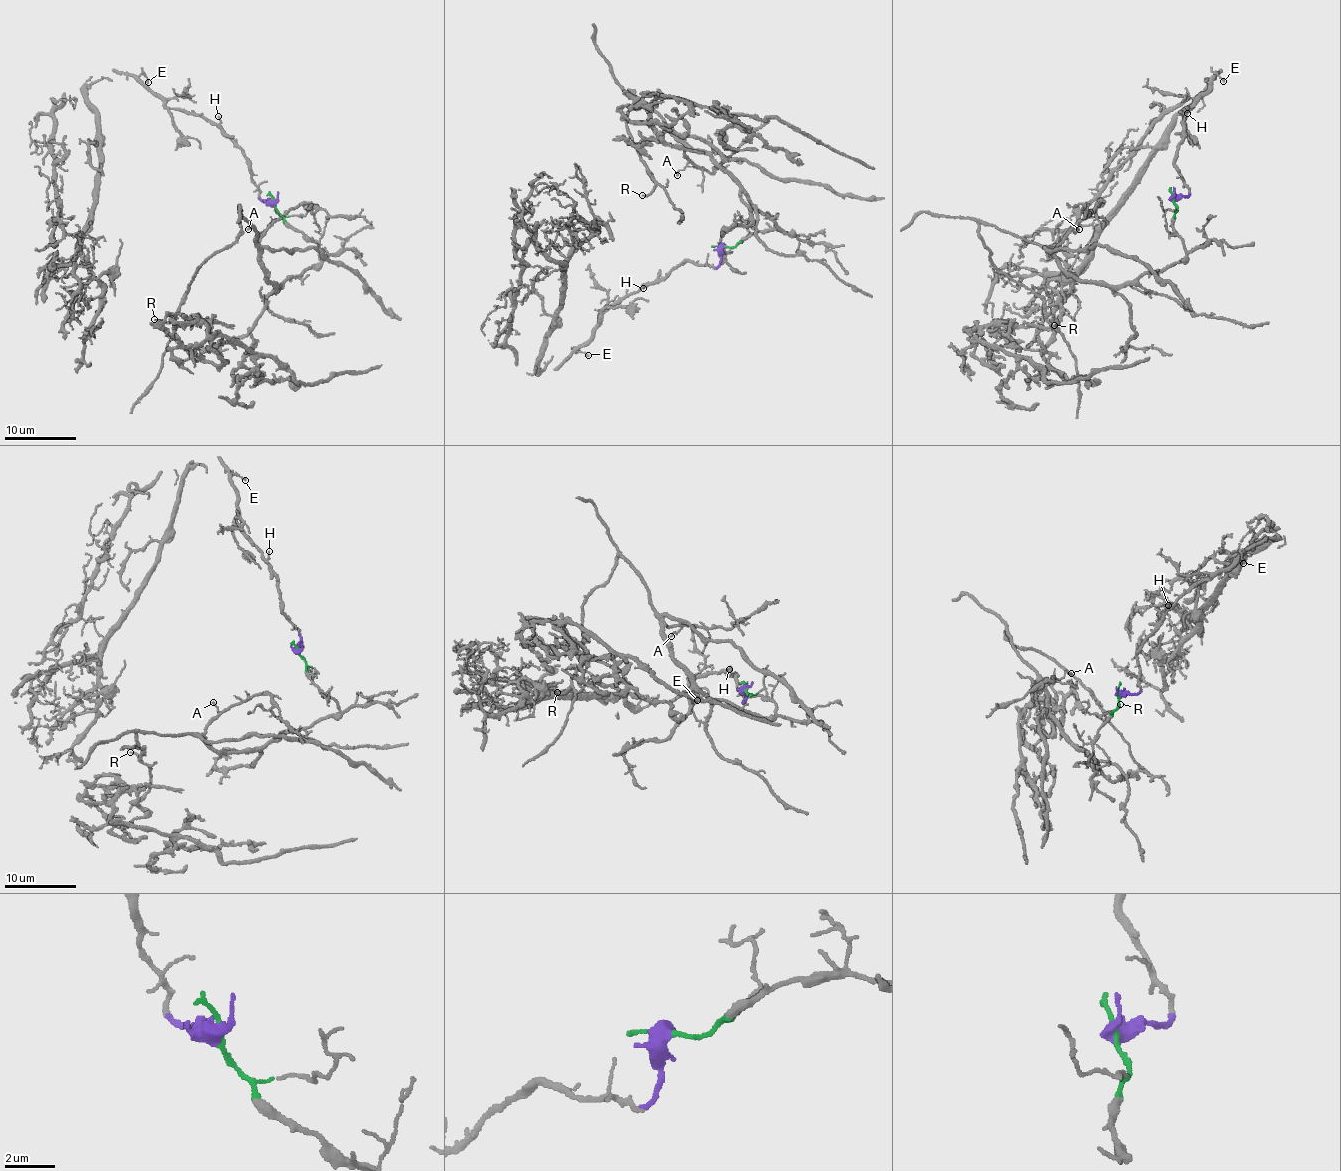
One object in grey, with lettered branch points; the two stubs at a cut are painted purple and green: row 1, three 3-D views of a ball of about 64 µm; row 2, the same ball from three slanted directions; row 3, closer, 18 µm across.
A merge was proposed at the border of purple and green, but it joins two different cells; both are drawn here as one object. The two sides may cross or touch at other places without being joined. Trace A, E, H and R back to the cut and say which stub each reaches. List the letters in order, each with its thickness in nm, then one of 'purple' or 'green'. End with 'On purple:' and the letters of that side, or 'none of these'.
A: 110 nm | green
E: 110 nm | purple
H: 80 nm | purple
R: 130 nm | green
On purple: E, H

